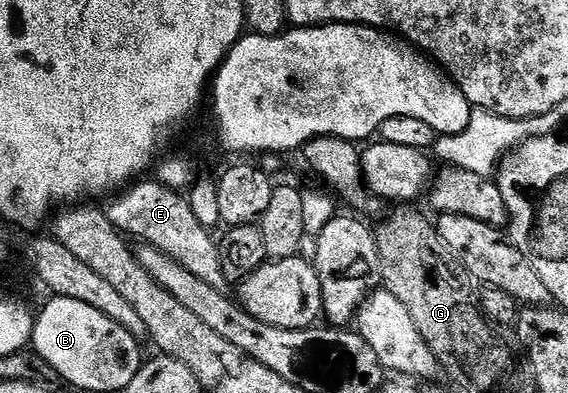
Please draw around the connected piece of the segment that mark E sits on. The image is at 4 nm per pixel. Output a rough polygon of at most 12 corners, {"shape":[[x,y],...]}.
{"shape":[[130,185],[107,218],[224,289],[218,241],[180,191]]}

